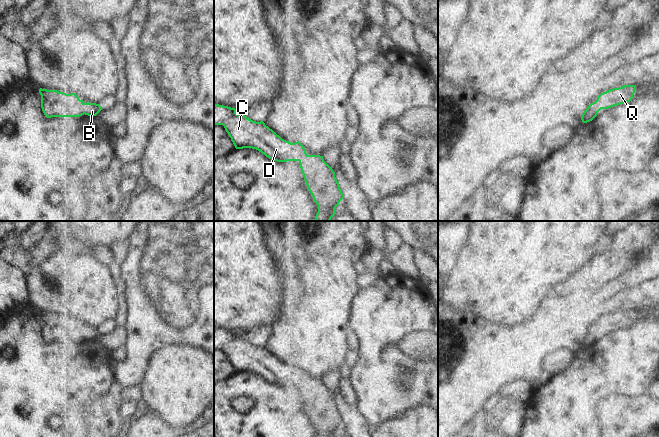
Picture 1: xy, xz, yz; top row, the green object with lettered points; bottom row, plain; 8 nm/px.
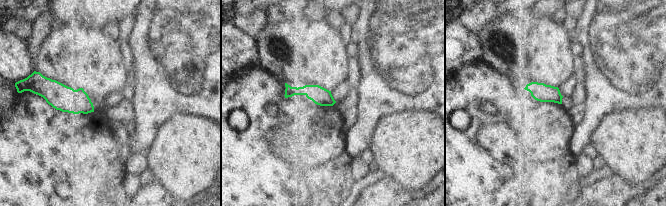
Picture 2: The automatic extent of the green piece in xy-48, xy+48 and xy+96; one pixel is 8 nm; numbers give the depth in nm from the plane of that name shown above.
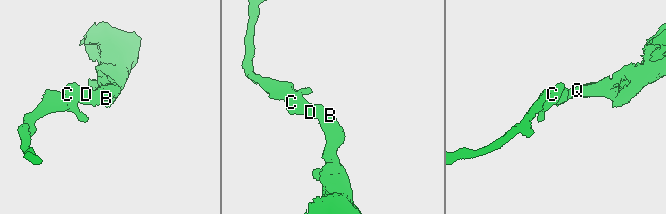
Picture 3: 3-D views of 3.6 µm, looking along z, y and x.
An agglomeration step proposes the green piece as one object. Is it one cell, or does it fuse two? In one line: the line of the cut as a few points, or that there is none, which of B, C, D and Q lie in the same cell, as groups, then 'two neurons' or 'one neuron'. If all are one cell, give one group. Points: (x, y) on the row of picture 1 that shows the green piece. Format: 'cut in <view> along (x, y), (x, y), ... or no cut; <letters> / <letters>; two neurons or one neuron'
no cut; B C D Q; one neuron

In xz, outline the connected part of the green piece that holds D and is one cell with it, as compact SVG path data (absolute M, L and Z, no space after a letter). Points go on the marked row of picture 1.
M219 104L214 105L214 125L223 125L236 149L252 148L260 151L266 157L277 162L298 161L313 201L318 205L318 213L314 221L330 221L335 215L335 209L344 195L335 177L333 169L324 161L323 156L308 155L299 142L291 143L282 139L263 121L256 122L247 118L243 112L237 114L237 109Z

